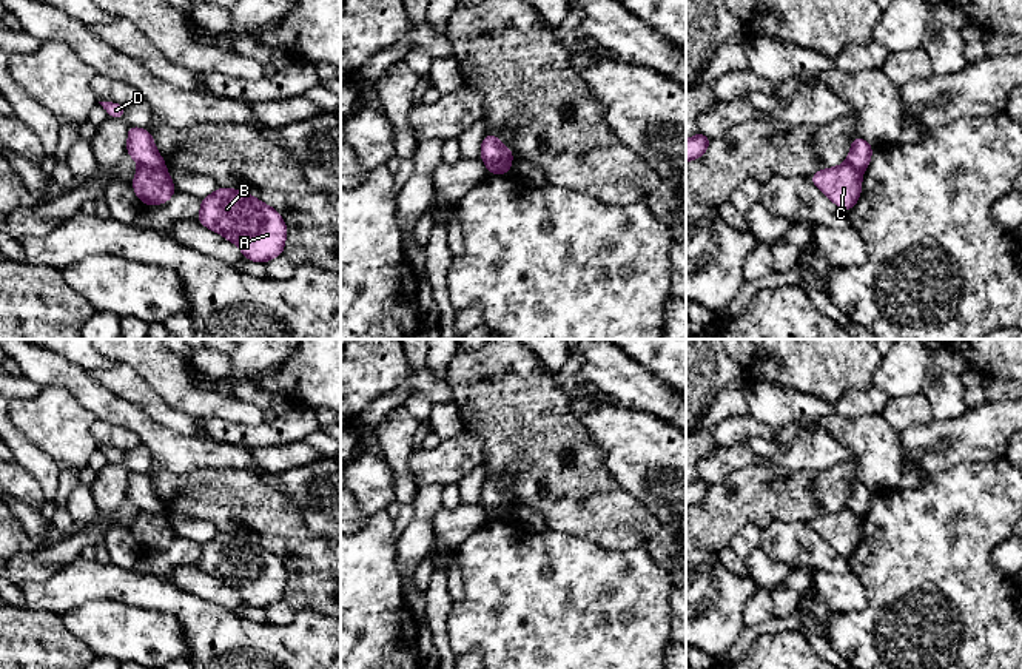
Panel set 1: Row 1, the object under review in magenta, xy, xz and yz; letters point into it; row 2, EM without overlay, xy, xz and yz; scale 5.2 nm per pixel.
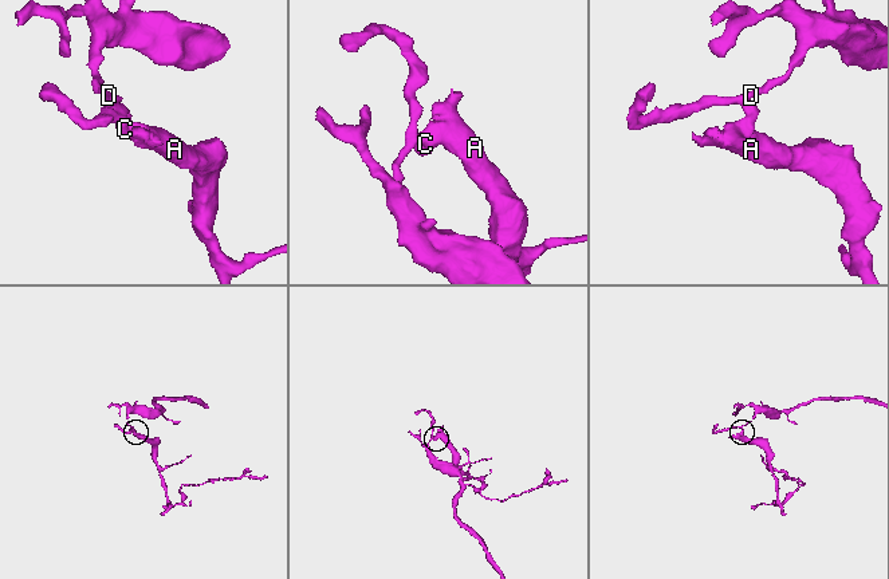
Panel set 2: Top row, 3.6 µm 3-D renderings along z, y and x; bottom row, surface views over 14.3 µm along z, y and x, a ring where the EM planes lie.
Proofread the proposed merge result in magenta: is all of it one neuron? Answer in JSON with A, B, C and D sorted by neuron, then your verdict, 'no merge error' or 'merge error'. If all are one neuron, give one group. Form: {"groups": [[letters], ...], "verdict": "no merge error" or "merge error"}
{"groups": [["A", "B", "C"], ["D"]], "verdict": "merge error"}

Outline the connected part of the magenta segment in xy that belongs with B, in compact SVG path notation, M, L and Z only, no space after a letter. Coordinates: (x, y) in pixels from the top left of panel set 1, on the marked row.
M219 187L200 199L196 220L236 244L253 262L265 264L284 253L287 225L282 216L240 190Z

